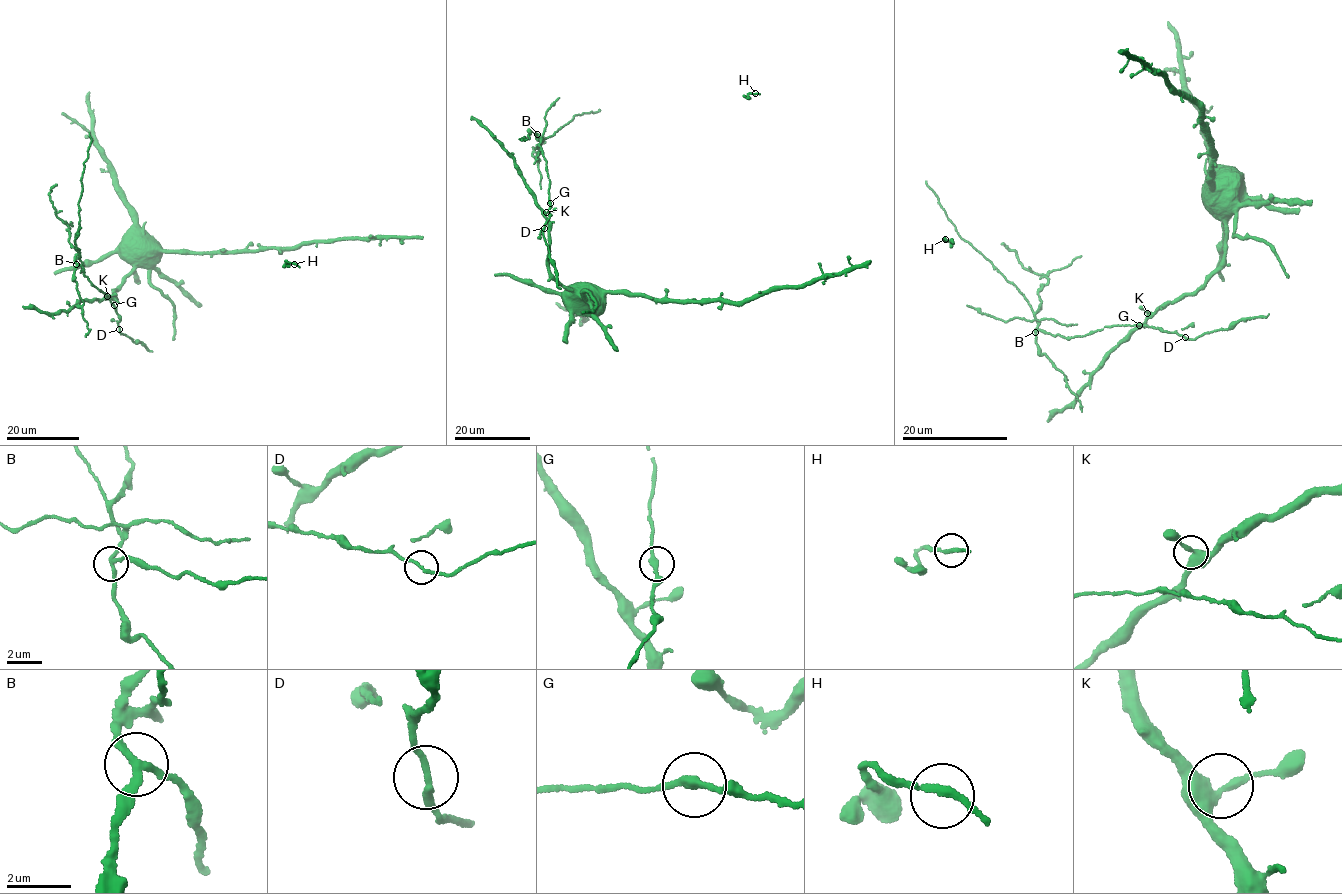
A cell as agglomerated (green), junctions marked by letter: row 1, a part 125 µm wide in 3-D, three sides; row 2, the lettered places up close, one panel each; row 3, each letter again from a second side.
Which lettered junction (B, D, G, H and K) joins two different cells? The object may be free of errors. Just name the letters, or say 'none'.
B

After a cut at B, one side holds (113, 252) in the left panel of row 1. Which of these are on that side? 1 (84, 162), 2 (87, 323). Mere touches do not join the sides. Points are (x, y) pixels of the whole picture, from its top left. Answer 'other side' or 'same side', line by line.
1: other side
2: other side

